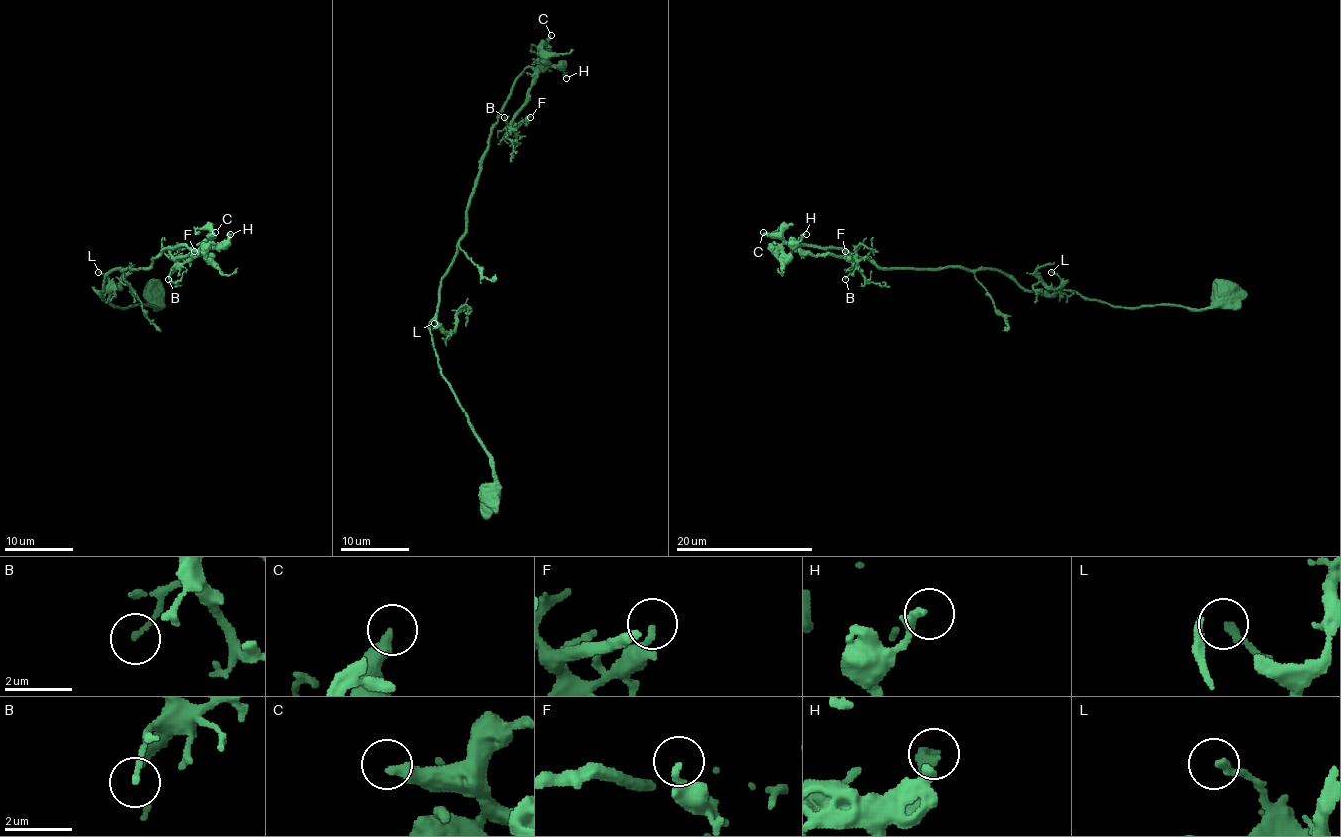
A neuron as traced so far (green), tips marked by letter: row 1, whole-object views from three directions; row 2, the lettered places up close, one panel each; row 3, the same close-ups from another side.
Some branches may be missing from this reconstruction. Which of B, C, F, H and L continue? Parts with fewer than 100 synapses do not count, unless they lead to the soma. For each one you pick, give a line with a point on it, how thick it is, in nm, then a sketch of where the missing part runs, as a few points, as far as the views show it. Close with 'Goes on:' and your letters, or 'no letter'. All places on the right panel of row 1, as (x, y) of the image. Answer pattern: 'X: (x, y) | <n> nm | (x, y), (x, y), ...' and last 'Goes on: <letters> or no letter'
C: (763, 232) | 380 nm | (763, 232), (752, 239), (737, 236), (758, 255), (802, 270), (814, 277), (821, 289), (830, 287), (843, 315)
Goes on: C

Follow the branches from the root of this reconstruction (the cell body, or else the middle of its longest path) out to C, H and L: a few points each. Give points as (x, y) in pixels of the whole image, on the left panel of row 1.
C: (158, 294), (156, 310), (117, 308), (93, 289), (113, 268), (146, 268), (165, 248), (198, 249), (215, 232)
H: (158, 294), (156, 310), (117, 308), (93, 289), (165, 248), (220, 246), (230, 234)
L: (158, 294), (156, 310), (149, 304), (117, 308), (93, 289), (100, 294), (108, 286), (108, 279), (98, 272)

